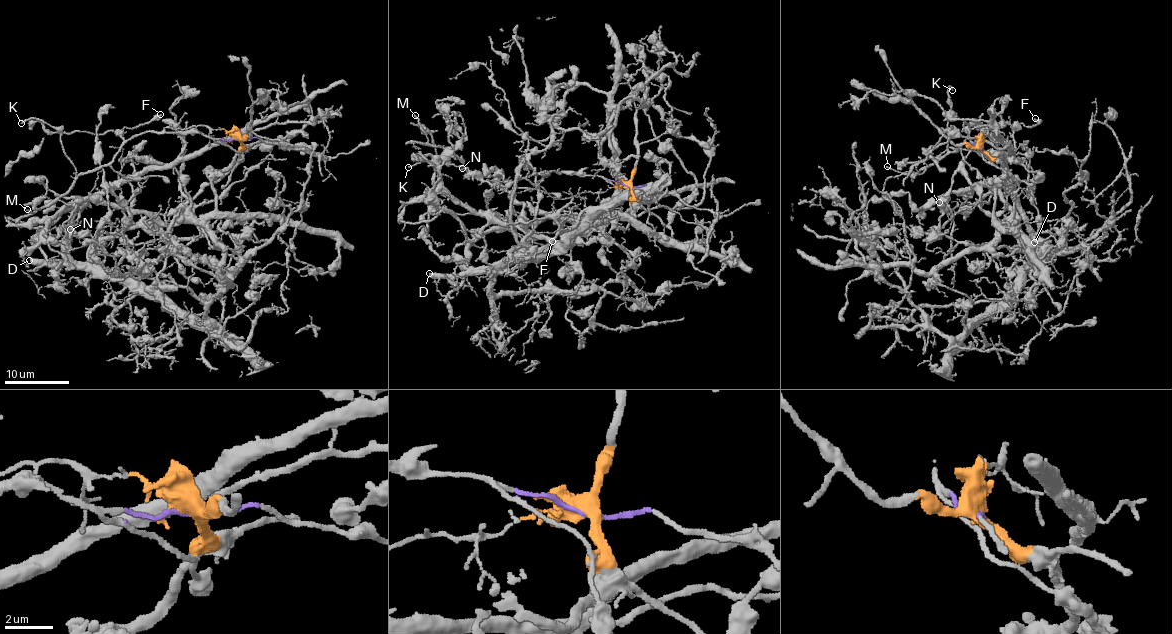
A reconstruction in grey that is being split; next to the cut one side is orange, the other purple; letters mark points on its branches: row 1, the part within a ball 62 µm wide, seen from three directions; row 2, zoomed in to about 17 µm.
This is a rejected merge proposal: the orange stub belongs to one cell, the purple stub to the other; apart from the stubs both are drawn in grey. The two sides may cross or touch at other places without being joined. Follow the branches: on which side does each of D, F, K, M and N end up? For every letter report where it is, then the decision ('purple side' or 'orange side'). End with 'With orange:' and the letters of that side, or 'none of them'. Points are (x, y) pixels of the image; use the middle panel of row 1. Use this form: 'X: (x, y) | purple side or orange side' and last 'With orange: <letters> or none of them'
D: (429, 273) | orange side
F: (552, 241) | purple side
K: (408, 167) | purple side
M: (415, 115) | purple side
N: (462, 168) | orange side
With orange: D, N

